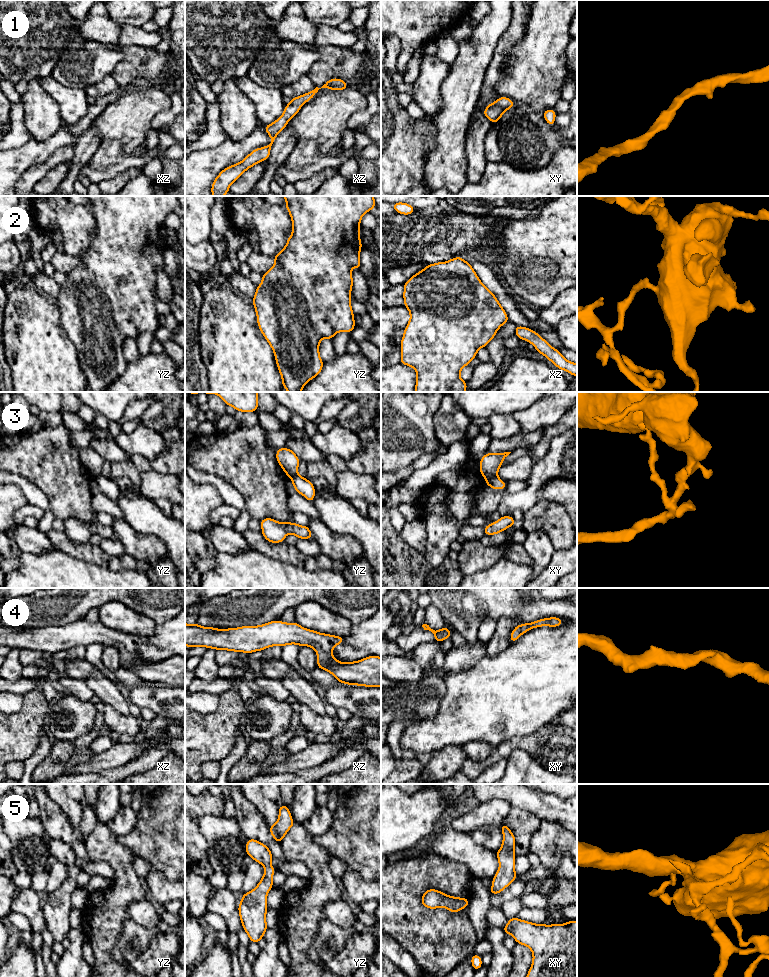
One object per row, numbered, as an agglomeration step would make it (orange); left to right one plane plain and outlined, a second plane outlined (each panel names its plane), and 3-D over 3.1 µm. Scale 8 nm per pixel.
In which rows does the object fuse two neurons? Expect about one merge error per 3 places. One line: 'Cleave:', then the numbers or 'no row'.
Cleave: 3

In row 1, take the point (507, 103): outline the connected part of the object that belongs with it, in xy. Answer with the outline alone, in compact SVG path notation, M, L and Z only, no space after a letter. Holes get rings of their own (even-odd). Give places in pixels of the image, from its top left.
M499 97L495 102L487 105L483 114L493 124L498 122L501 116L509 109L515 107L514 102L507 97Z

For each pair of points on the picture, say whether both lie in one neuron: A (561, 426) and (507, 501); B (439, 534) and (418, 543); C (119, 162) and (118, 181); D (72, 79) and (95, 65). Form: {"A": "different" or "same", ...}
{"A": "different", "B": "different", "C": "different", "D": "same"}

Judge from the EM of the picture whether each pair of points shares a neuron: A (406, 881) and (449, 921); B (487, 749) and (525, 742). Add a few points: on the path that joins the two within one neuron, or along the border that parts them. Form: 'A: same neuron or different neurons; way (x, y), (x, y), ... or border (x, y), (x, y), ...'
A: same neuron; way (406, 896), (430, 921), (434, 921)
B: different neurons; border (496, 746), (487, 757)

